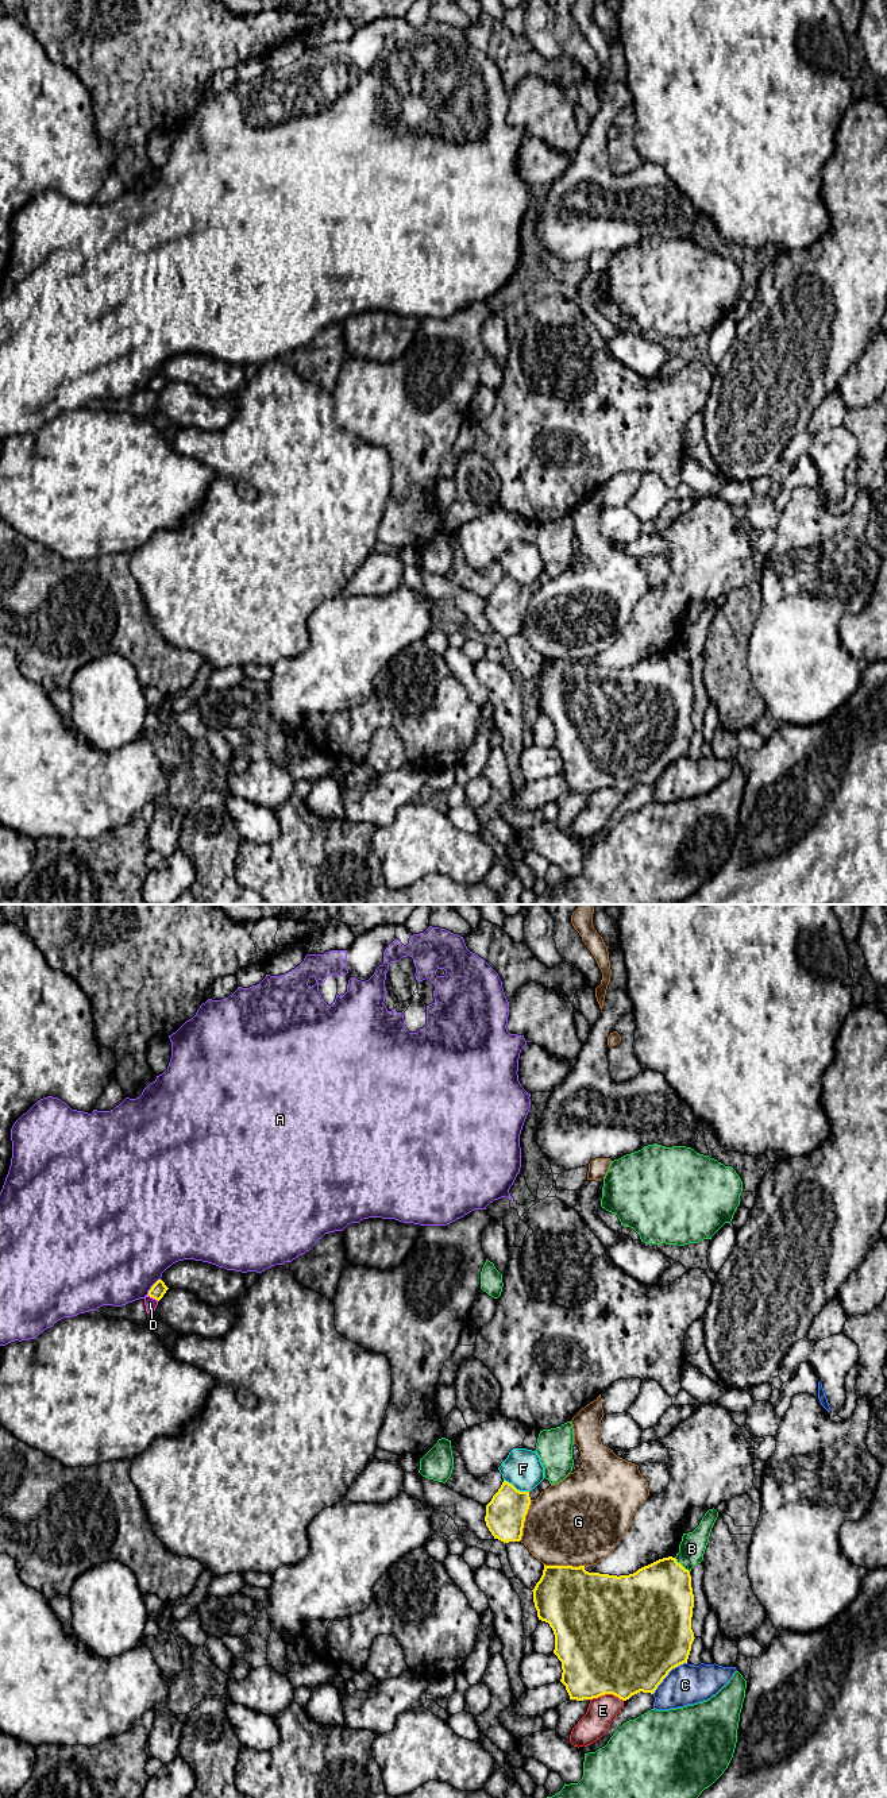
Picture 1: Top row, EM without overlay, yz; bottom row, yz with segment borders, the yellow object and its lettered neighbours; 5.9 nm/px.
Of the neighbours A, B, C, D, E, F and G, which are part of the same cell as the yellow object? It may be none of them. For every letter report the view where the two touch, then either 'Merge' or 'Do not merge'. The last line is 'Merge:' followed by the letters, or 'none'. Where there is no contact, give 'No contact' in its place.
A: Touches yellow in yz. Do not merge
B: Touches yellow in yz. Do not merge
C: Touches yellow in yz. Do not merge
D: Touches yellow in yz. Do not merge
E: Touches yellow in yz. Do not merge
F: Touches yellow in yz. Do not merge
G: Touches yellow in yz. Do not merge
Merge: none

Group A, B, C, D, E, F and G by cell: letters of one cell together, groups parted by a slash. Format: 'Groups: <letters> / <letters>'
Groups: A / B / C / D / E / F / G

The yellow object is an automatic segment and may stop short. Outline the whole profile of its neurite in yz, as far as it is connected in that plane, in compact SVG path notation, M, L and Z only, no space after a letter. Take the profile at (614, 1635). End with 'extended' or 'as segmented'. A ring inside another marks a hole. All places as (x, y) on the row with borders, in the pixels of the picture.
M672 1556L659 1559L648 1566L639 1569L633 1574L620 1577L599 1573L589 1573L585 1570L585 1566L572 1567L544 1564L543 1575L532 1591L539 1620L548 1623L554 1631L554 1654L562 1662L563 1672L560 1682L566 1686L570 1699L583 1701L598 1698L605 1694L613 1694L620 1699L626 1701L640 1691L653 1694L657 1686L663 1682L663 1679L668 1675L668 1672L672 1668L683 1663L687 1663L691 1651L691 1644L695 1639L694 1632L691 1629L694 1594L691 1587L690 1571L686 1570L680 1563L678 1563L676 1559Z; as segmented

